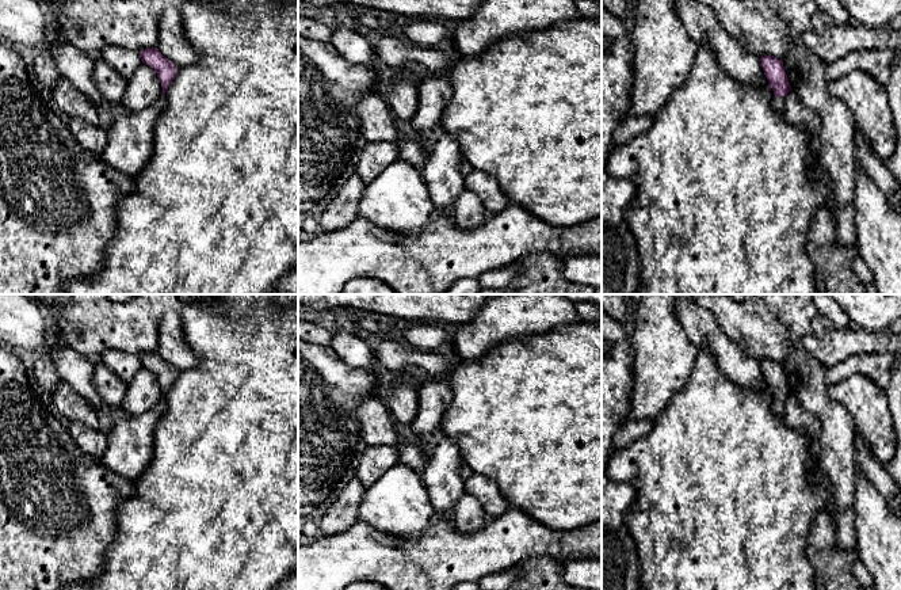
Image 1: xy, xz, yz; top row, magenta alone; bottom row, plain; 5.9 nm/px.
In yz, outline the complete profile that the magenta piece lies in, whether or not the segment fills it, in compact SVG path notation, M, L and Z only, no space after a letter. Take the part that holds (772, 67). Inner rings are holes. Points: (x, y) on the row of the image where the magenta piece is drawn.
M774 56L760 57L764 75L768 80L770 87L774 91L774 107L778 113L784 114L784 99L790 92L791 85L789 83L783 61Z

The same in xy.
M150 47L140 52L142 64L149 65L156 73L163 87L163 98L177 73L177 66L165 58L157 47Z

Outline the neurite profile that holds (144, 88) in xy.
M141 64L135 73L127 80L126 91L121 103L129 113L140 113L154 104L163 95L163 87L154 69Z

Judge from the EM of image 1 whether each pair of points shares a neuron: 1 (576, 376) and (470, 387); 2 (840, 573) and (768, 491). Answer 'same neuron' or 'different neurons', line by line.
1: same neuron
2: same neuron

